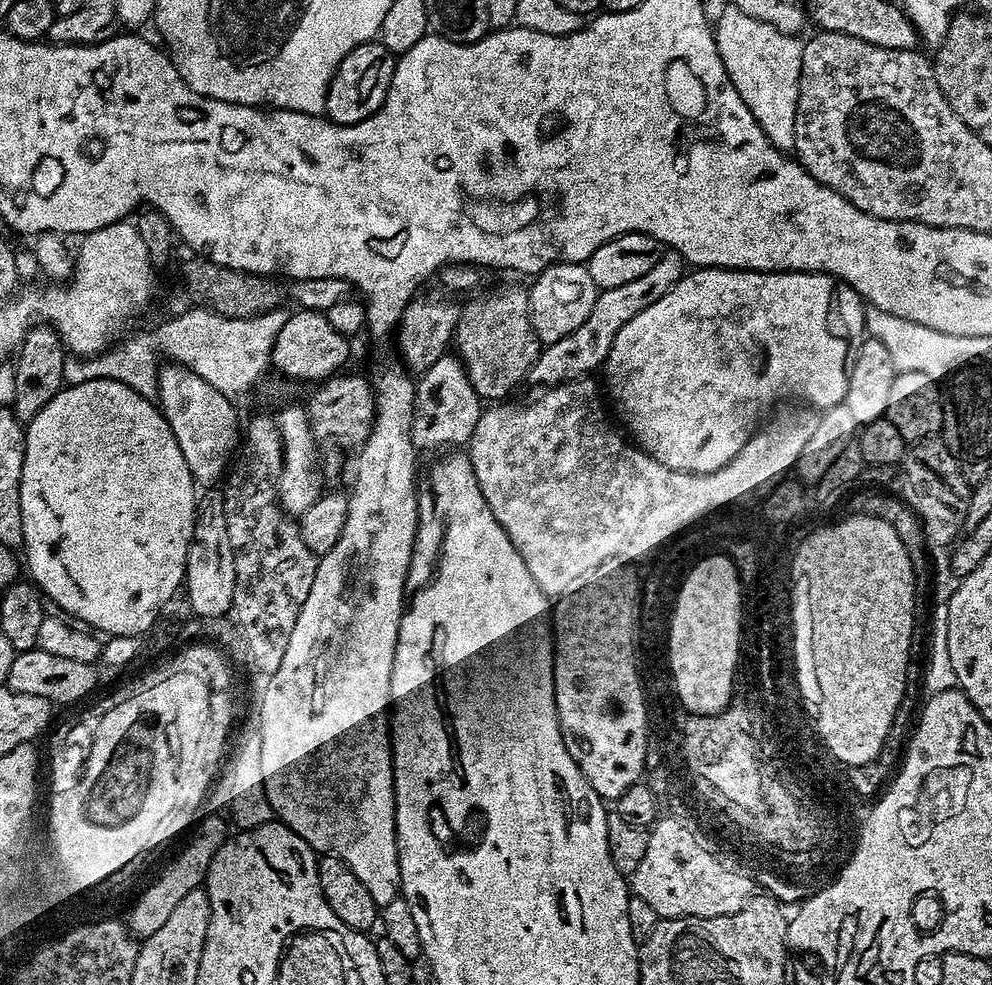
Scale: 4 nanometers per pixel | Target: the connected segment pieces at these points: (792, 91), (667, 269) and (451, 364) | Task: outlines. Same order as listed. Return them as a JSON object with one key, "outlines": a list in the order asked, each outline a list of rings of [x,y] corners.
{"outlines":[[[[731,6],[725,8],[717,20],[715,17],[714,35],[726,74],[768,141],[781,150],[791,149],[804,45],[795,35],[779,32],[774,26],[742,10]]],[[[664,250],[661,251],[658,262],[654,262],[654,266],[650,266],[650,270],[642,274],[642,278],[634,278],[634,282],[626,282],[626,286],[614,286],[597,291],[594,310],[590,310],[586,322],[582,322],[578,330],[566,334],[566,338],[547,345],[541,351],[527,374],[527,383],[551,386],[564,384],[567,380],[579,380],[592,374],[599,364],[601,367],[607,361],[608,352],[612,349],[618,330],[622,330],[622,326],[628,324],[630,318],[646,310],[646,306],[654,306],[654,302],[658,302],[658,298],[669,292],[684,275],[684,259],[674,251]]],[[[446,354],[438,358],[432,366],[419,373],[416,380],[416,393],[414,394],[414,422],[412,423],[412,445],[421,453],[441,450],[456,450],[467,445],[474,434],[474,426],[478,426],[478,418],[482,411],[480,395],[470,386],[470,378],[464,369],[464,362],[459,355]]]]}

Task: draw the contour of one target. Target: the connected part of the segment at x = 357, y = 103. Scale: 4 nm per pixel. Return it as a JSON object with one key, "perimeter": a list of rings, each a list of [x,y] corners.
{"perimeter":[[[369,42],[350,50],[350,54],[342,58],[334,78],[328,83],[324,107],[327,119],[334,124],[357,124],[378,112],[390,90],[396,61],[394,53],[386,50],[386,46],[379,42]]]}

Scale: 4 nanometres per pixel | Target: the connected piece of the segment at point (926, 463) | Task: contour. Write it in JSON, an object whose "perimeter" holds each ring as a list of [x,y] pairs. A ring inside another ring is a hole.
{"perimeter":[[[943,439],[917,440],[905,451],[898,465],[900,471],[899,495],[911,506],[924,531],[924,542],[929,549],[955,545],[965,531],[968,503],[972,497],[969,480],[962,474],[962,466],[950,454]]]}

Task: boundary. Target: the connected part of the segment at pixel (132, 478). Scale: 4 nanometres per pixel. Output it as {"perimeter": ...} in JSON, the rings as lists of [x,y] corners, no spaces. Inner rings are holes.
{"perimeter":[[[91,380],[81,384],[68,384],[33,420],[27,421],[24,433],[24,461],[20,483],[20,505],[22,506],[22,534],[26,538],[22,553],[28,559],[31,583],[40,589],[47,599],[53,600],[72,620],[80,620],[89,629],[100,634],[113,636],[143,637],[144,631],[164,612],[174,597],[181,591],[186,570],[186,558],[192,545],[196,525],[198,485],[192,479],[190,467],[182,456],[182,449],[167,424],[159,407],[149,397],[130,390],[117,380]]]}

